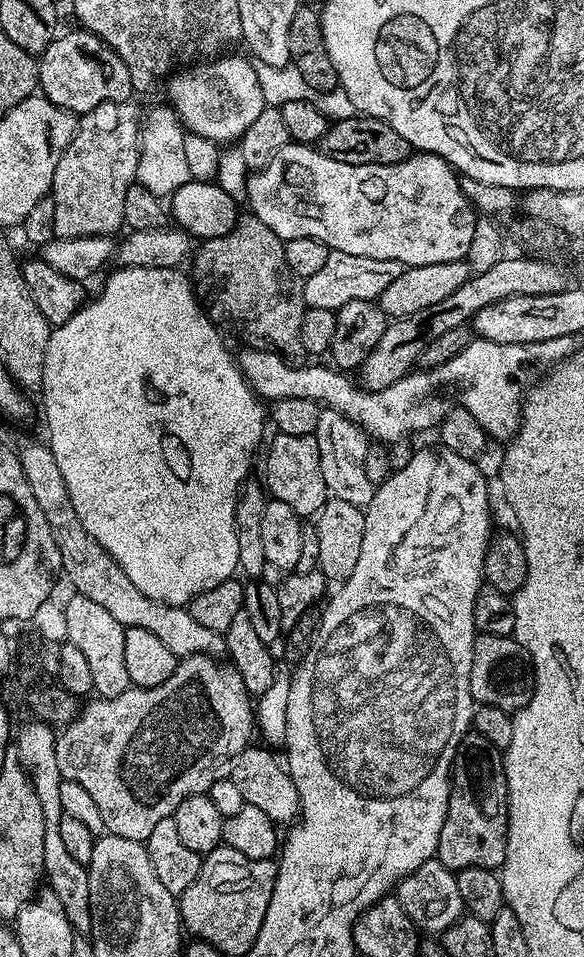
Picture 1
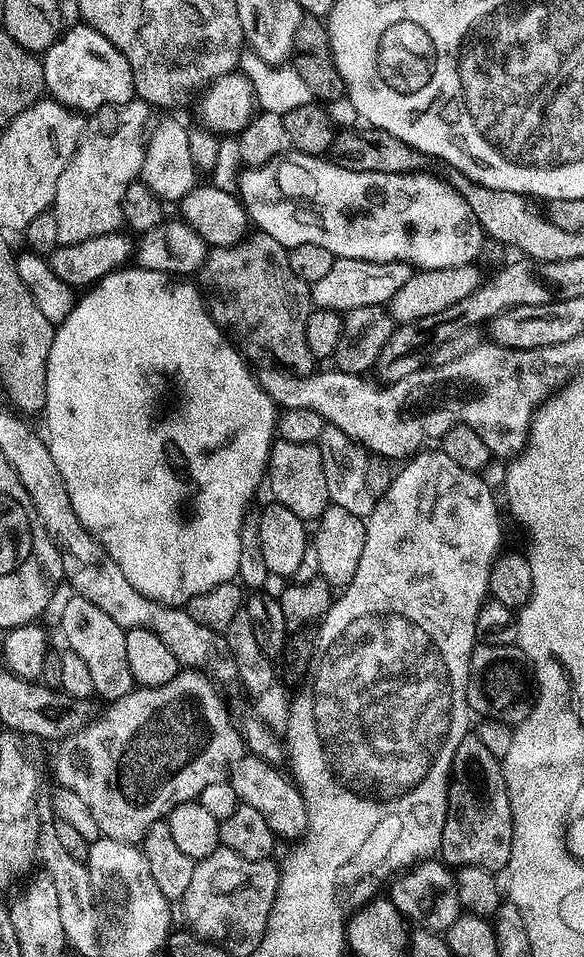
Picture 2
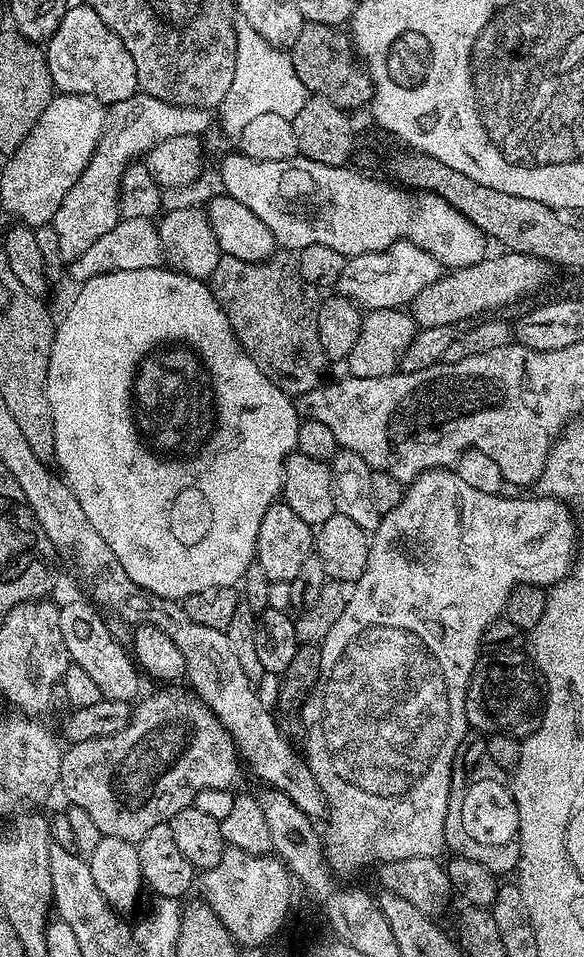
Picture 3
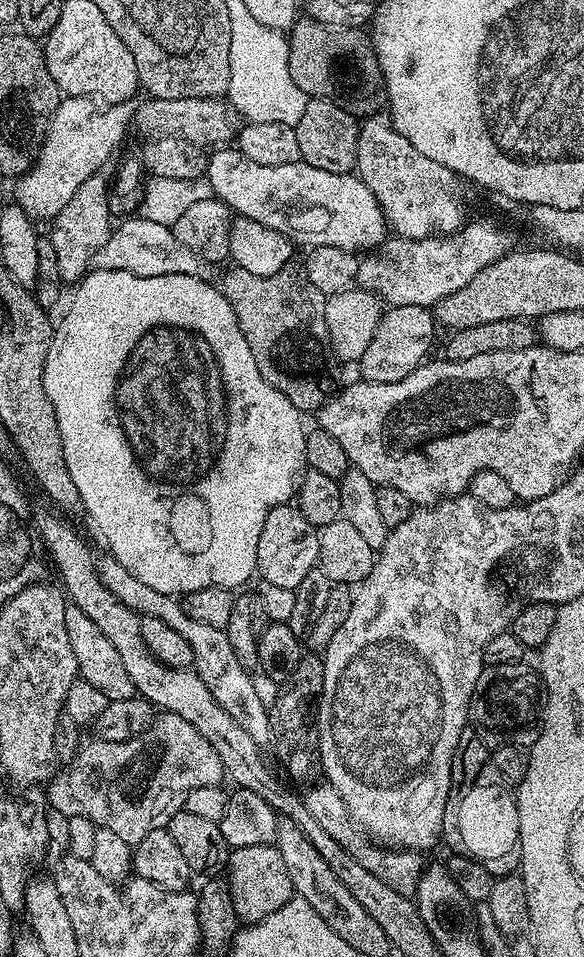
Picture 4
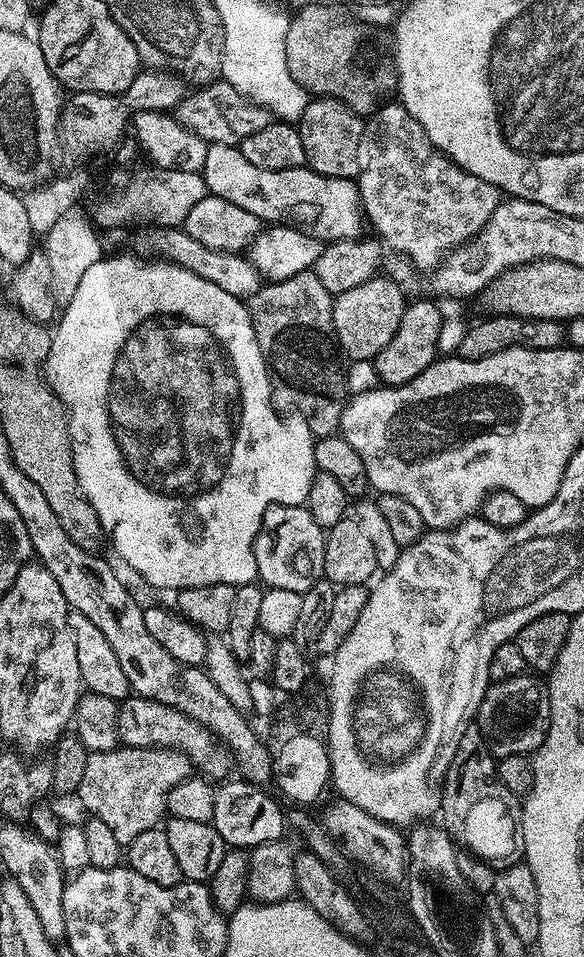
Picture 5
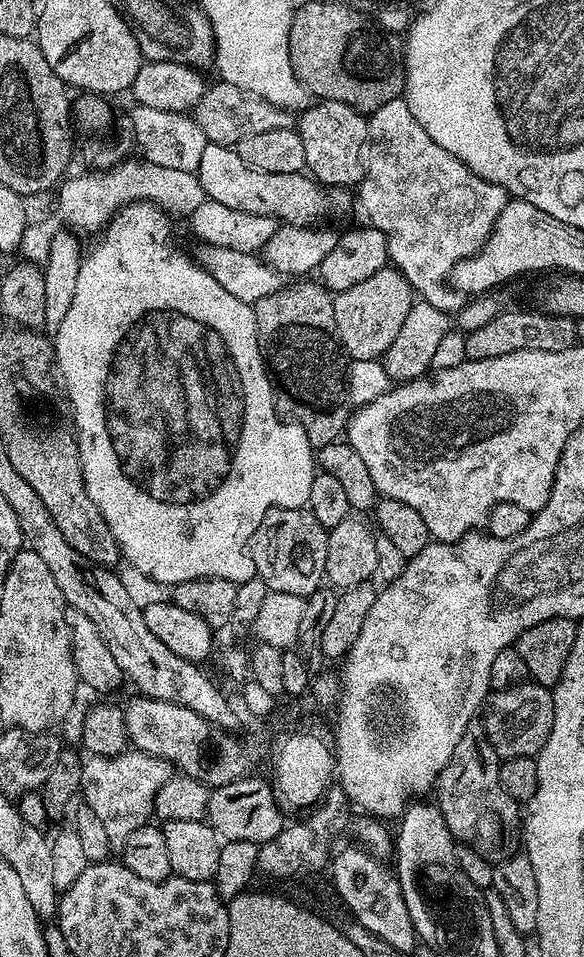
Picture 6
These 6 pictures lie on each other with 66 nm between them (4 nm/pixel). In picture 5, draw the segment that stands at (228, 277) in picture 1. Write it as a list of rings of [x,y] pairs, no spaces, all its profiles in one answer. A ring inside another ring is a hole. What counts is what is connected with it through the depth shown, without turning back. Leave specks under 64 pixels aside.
[[[315,271],[299,272],[294,278],[274,280],[261,286],[247,301],[248,313],[252,316],[254,338],[262,350],[262,358],[268,367],[272,387],[286,399],[292,400],[295,411],[310,426],[313,437],[331,436],[340,427],[340,415],[350,393],[345,380],[346,364],[336,343],[332,295],[318,282]]]

